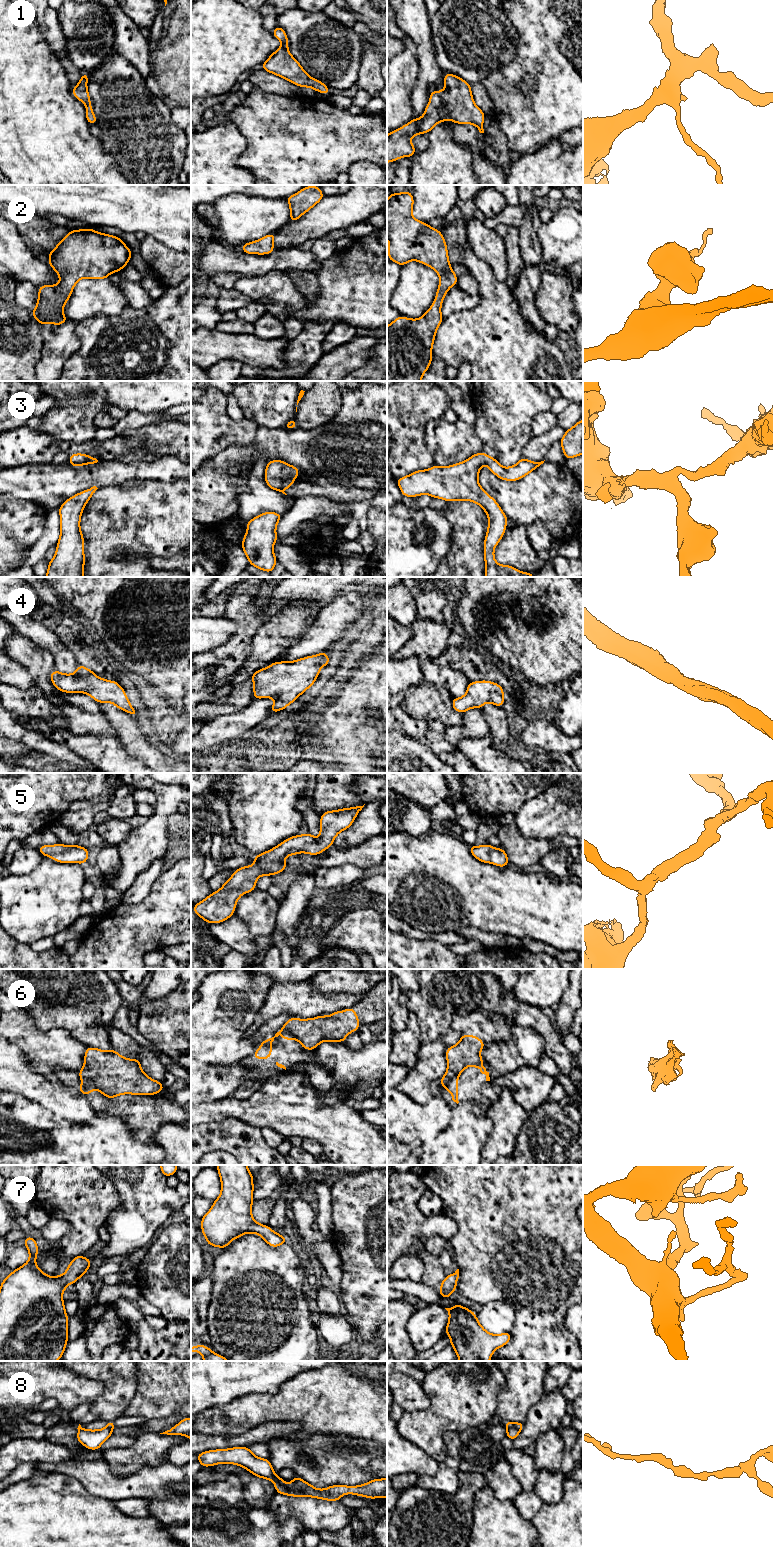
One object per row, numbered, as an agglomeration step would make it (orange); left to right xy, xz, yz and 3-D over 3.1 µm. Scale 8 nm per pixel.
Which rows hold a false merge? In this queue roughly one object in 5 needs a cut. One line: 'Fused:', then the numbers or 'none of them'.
Fused: 6, 8

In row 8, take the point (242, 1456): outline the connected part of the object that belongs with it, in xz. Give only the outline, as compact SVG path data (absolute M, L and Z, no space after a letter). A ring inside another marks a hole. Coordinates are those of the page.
M248 1447L209 1450L196 1455L202 1467L214 1466L222 1463L236 1464L254 1474L255 1477L271 1480L291 1491L301 1492L304 1491L307 1486L307 1482L299 1476L290 1479L290 1482L293 1483L292 1485L285 1484L284 1479L275 1474L269 1459L258 1458Z

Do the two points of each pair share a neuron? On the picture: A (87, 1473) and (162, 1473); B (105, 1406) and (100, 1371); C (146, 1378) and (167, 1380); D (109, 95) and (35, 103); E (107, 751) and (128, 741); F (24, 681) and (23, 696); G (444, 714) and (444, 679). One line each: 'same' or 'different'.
A: same
B: same
C: same
D: different
E: different
F: different
G: different

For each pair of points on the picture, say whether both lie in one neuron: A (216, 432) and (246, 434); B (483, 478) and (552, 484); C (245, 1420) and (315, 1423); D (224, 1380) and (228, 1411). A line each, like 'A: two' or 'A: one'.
A: one
B: one
C: one
D: two

